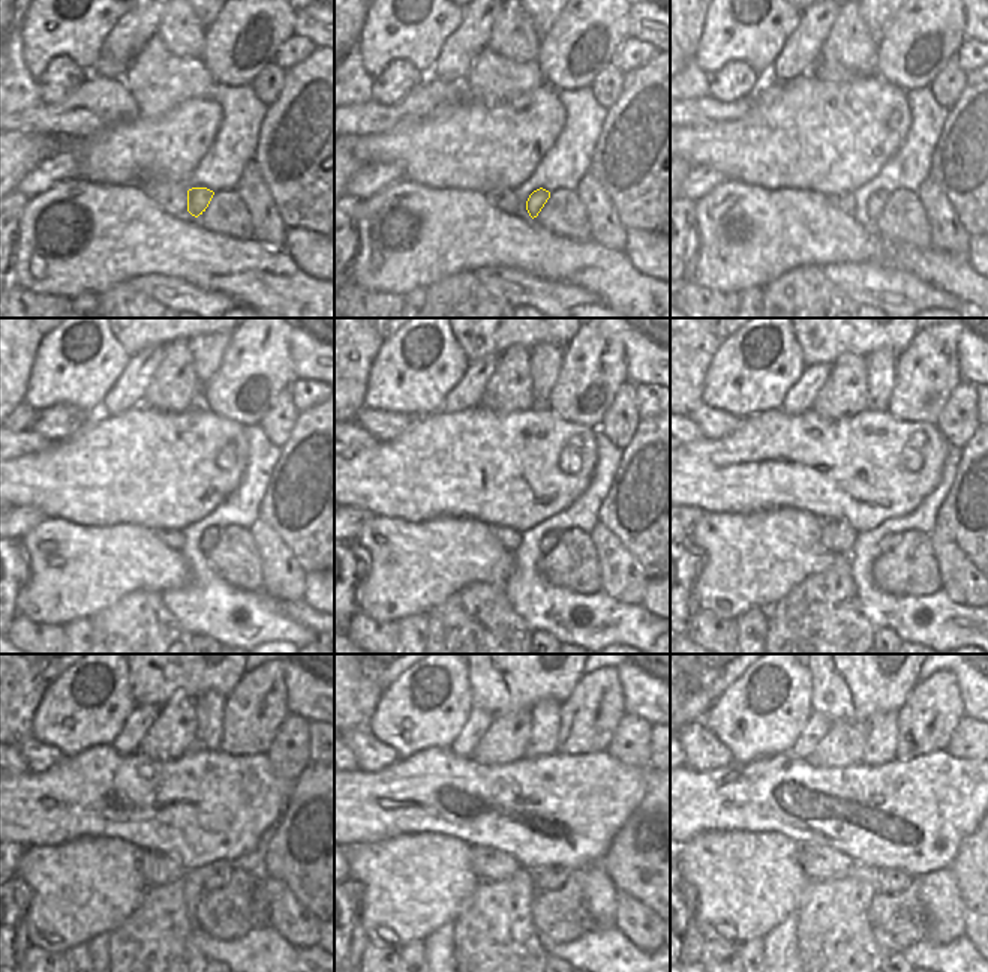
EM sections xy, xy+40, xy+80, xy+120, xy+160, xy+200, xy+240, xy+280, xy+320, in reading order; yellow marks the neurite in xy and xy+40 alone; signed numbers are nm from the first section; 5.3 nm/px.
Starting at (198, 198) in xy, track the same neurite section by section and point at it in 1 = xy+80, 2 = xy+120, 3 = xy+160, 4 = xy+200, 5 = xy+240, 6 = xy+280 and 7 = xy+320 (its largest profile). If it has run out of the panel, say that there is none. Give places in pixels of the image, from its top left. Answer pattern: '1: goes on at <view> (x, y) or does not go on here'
1: goes on at xy+80 (876, 203)
2: goes on at xy+120 (212, 536)
3: goes on at xy+160 (550, 539)
4: goes on at xy+200 (888, 542)
5: goes on at xy+240 (219, 879)
6: goes on at xy+280 (552, 878)
7: goes on at xy+320 (892, 881)

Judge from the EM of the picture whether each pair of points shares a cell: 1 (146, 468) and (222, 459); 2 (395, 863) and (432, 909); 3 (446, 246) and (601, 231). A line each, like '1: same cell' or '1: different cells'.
1: same cell
2: same cell
3: different cells

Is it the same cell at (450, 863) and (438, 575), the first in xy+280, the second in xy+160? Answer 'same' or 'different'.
same

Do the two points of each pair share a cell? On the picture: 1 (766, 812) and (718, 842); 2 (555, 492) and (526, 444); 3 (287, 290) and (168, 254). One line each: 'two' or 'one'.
1: two
2: one
3: one

